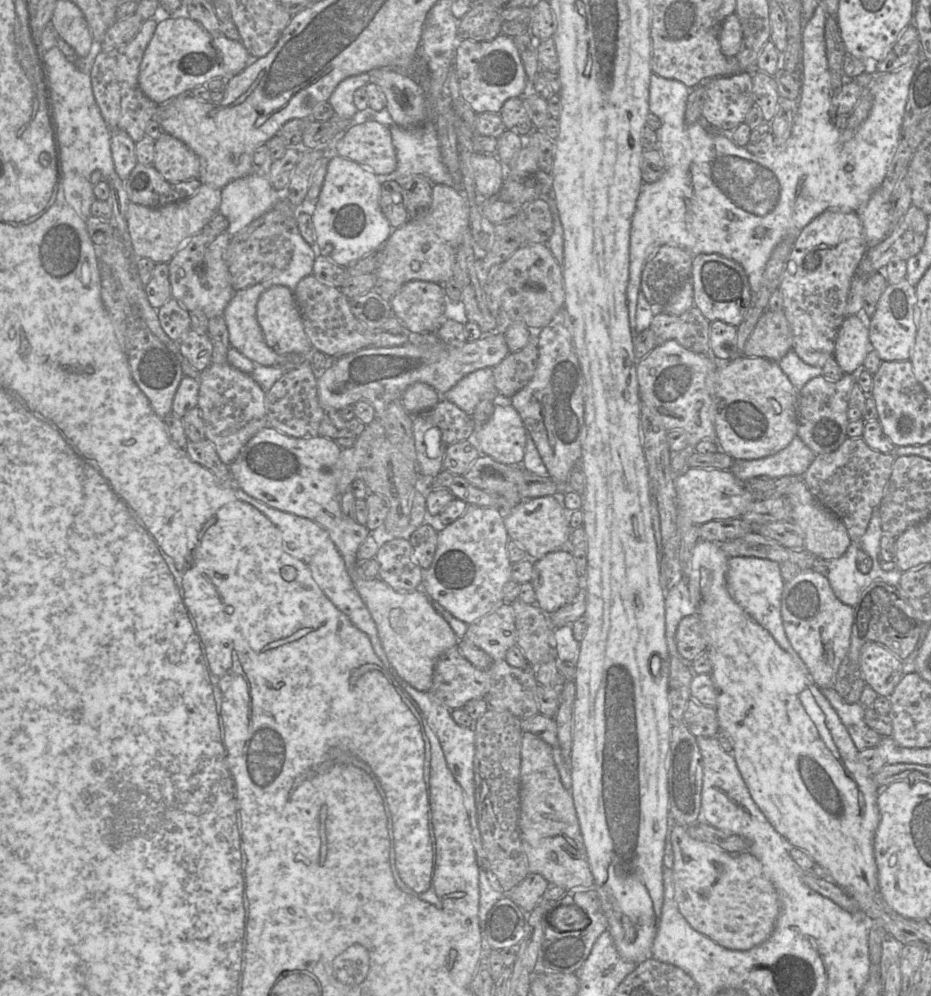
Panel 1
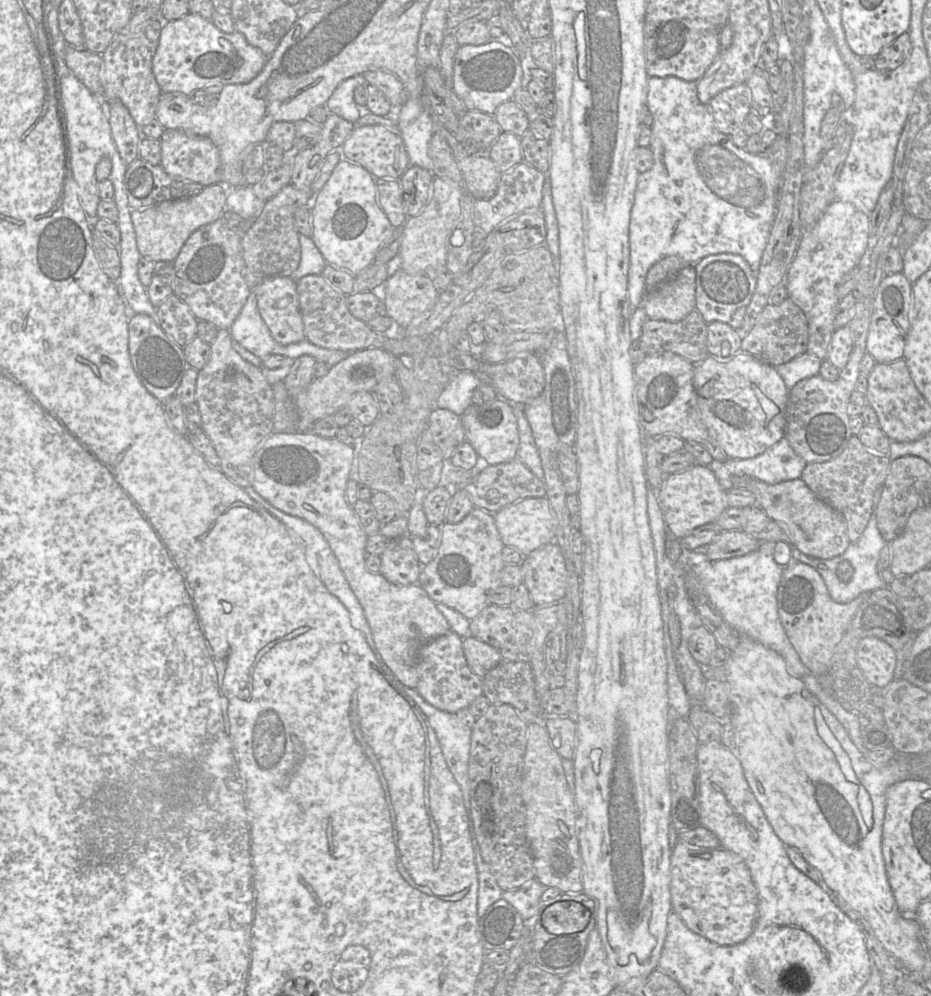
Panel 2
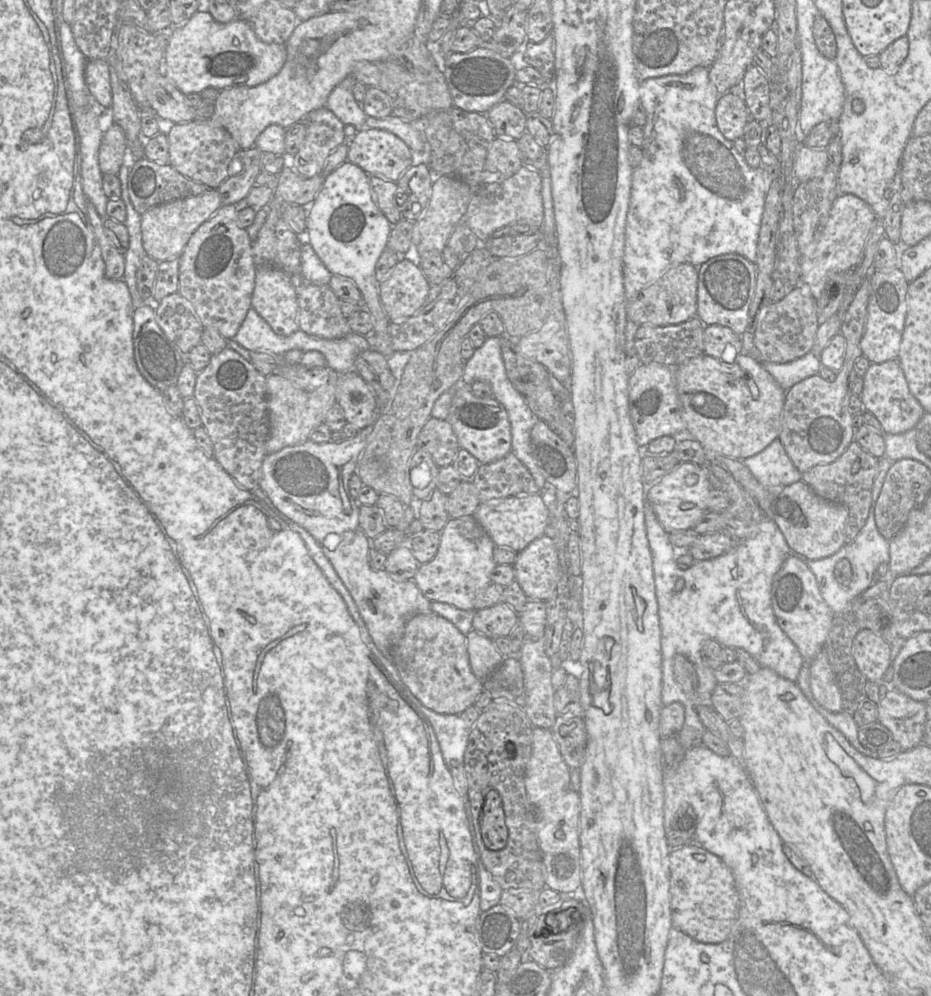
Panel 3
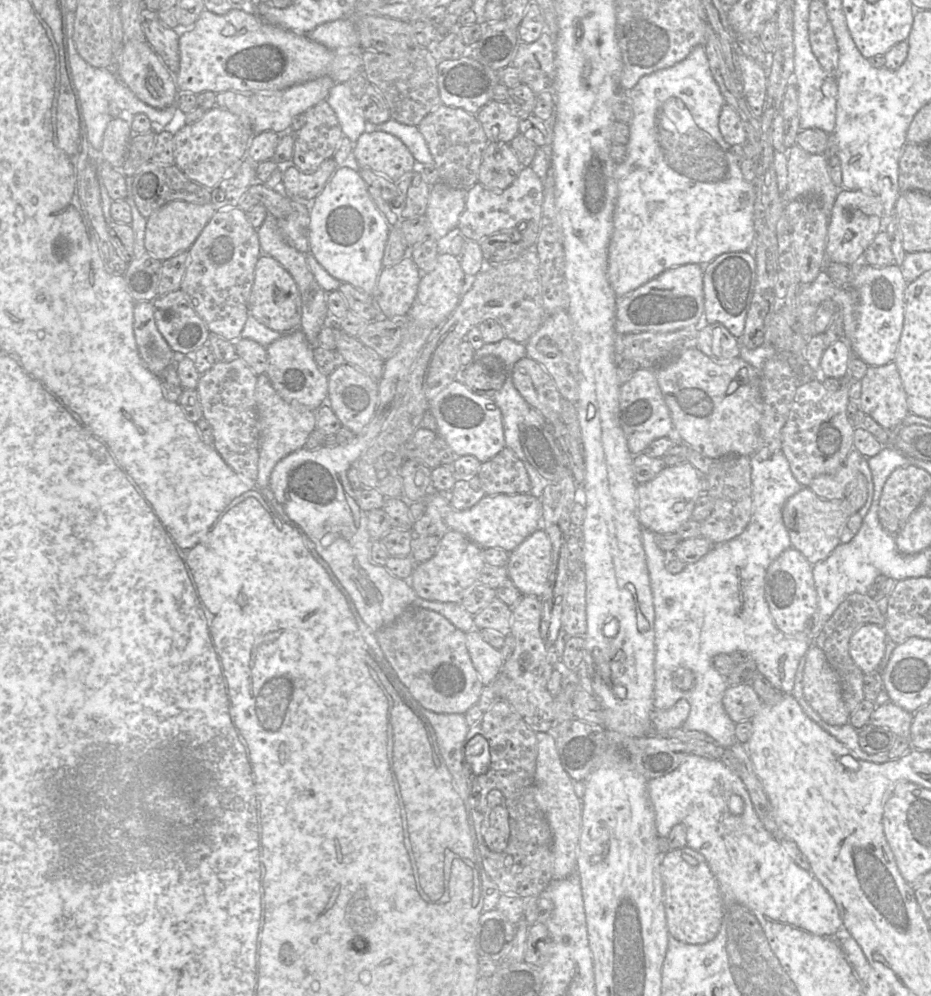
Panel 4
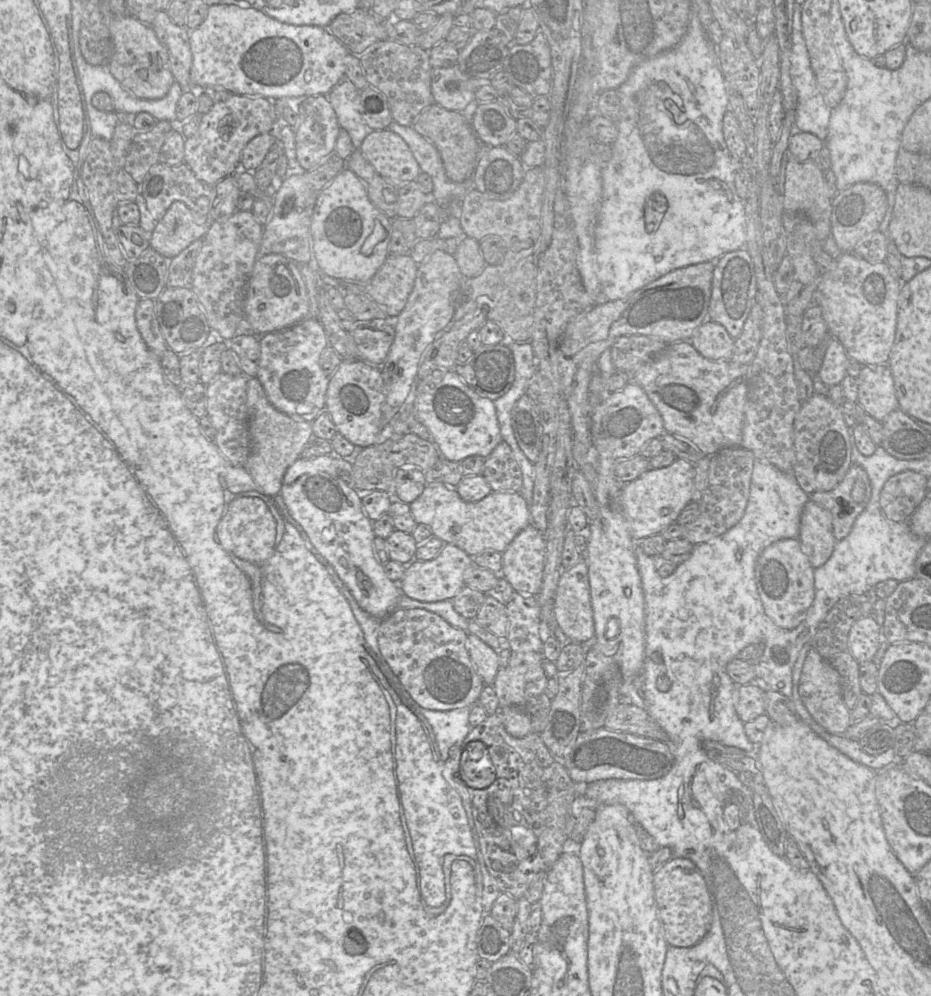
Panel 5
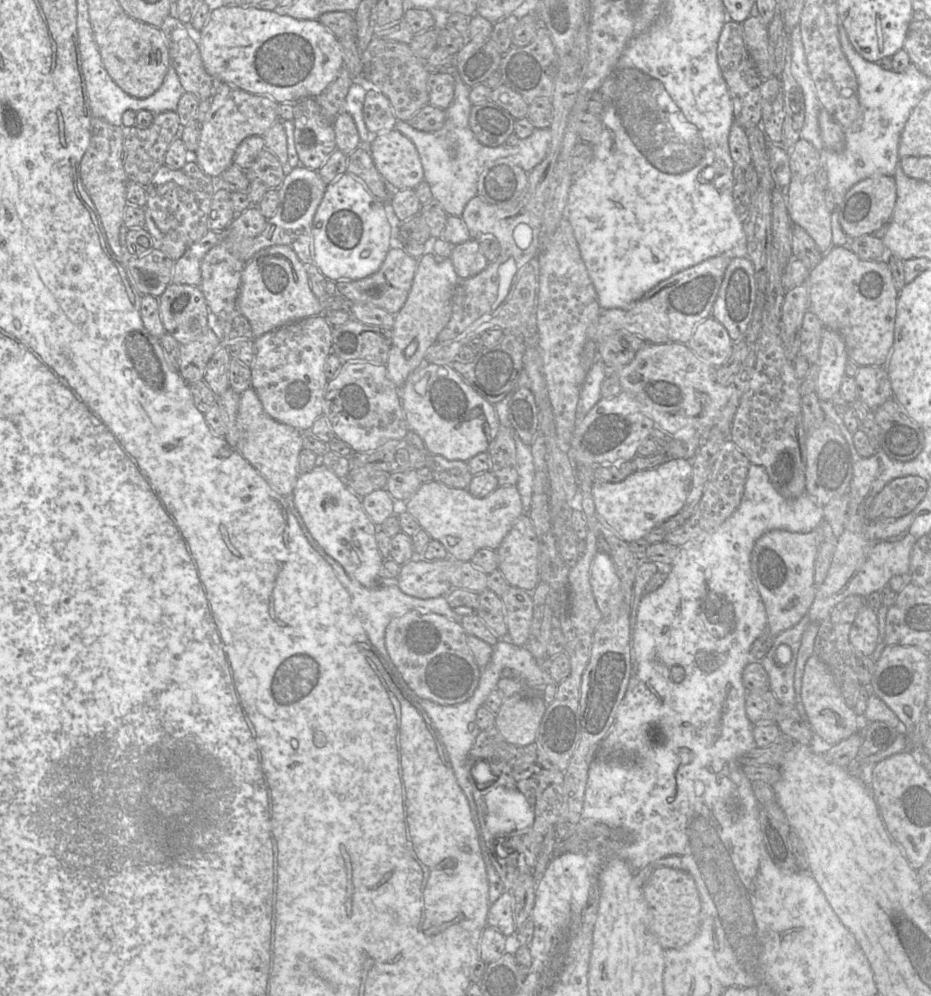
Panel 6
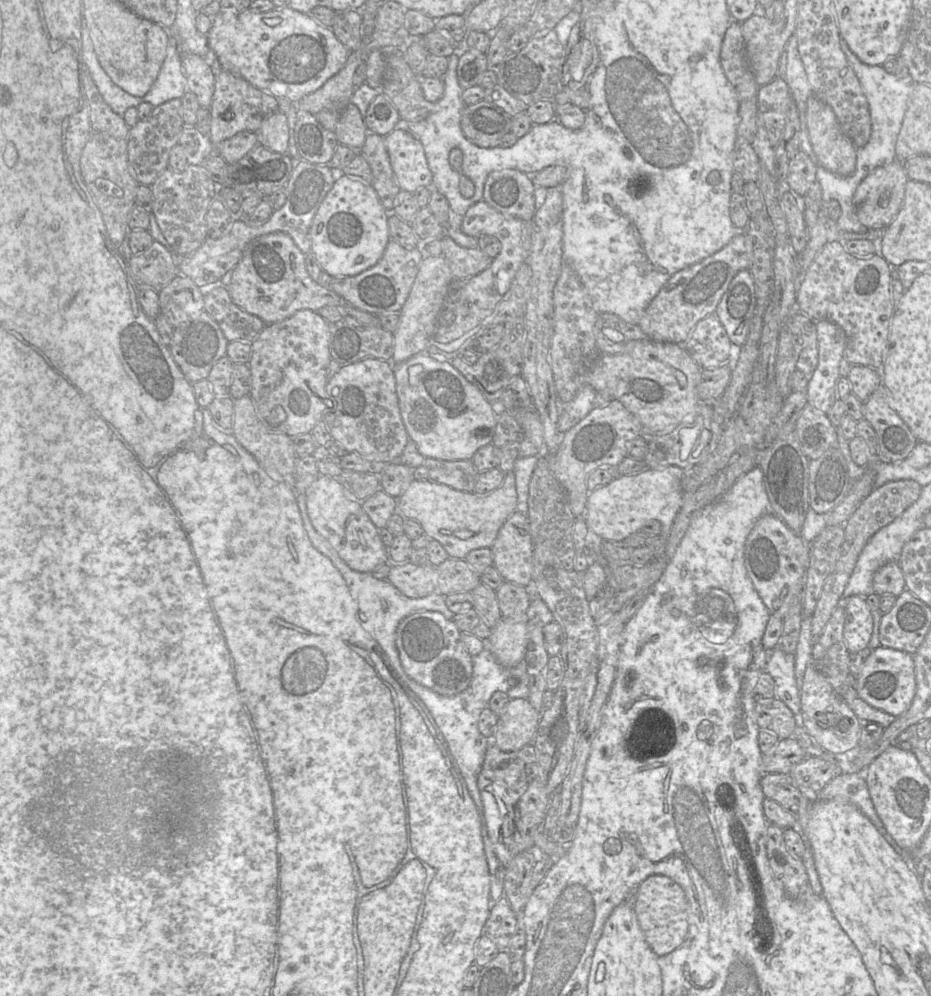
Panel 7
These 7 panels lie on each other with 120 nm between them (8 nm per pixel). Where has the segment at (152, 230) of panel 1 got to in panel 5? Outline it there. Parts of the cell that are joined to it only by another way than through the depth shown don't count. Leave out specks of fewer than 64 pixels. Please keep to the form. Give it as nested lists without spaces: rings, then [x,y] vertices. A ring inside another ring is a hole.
[[[176,201],[156,223],[149,241],[150,248],[172,259],[194,241],[203,239],[211,224],[209,218],[206,223],[197,224],[193,212],[183,202]]]

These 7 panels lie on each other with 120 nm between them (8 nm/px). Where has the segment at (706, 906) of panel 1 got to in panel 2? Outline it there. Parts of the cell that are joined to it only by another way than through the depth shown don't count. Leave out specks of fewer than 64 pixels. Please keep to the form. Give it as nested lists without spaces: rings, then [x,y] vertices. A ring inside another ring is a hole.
[[[678,841],[671,850],[670,896],[672,911],[696,934],[720,945],[735,945],[753,932],[758,893],[745,861],[724,848],[692,847]]]

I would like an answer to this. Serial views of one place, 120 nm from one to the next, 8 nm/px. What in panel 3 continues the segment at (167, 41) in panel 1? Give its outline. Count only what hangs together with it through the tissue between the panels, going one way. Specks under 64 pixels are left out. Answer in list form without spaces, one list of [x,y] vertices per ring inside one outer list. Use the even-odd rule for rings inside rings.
[[[201,8],[188,21],[177,26],[168,38],[163,60],[163,75],[184,95],[200,93],[207,88],[223,90],[257,86],[277,75],[287,58],[285,44],[262,42],[252,27],[239,17],[228,23],[219,23],[205,8]]]

